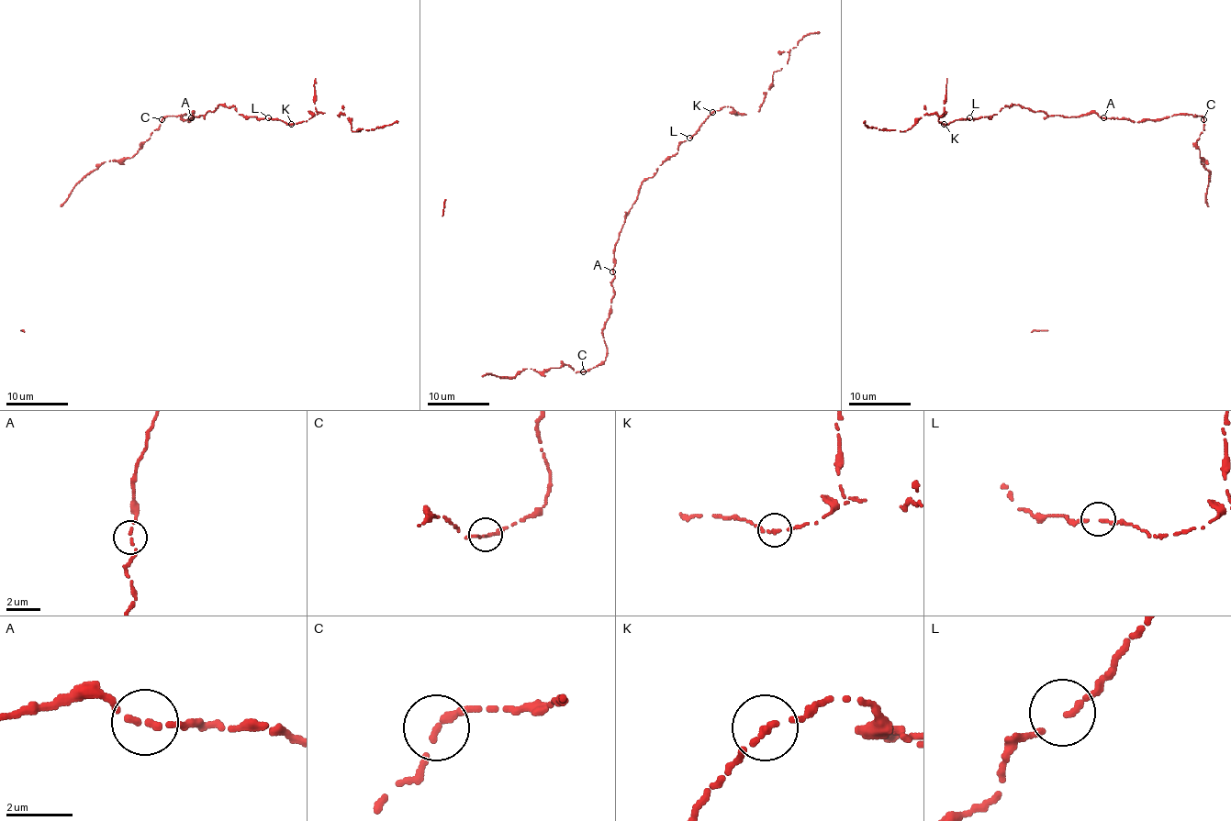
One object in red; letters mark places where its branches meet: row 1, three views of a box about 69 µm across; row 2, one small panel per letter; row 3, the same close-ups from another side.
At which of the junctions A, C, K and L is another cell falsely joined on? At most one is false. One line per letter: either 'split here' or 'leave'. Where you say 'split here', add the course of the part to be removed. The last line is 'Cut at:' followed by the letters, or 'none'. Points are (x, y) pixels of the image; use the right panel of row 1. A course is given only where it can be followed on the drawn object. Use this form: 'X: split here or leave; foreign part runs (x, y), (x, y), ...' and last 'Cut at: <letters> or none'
A: leave
C: leave
K: split here
L: leave
Cut at: K

